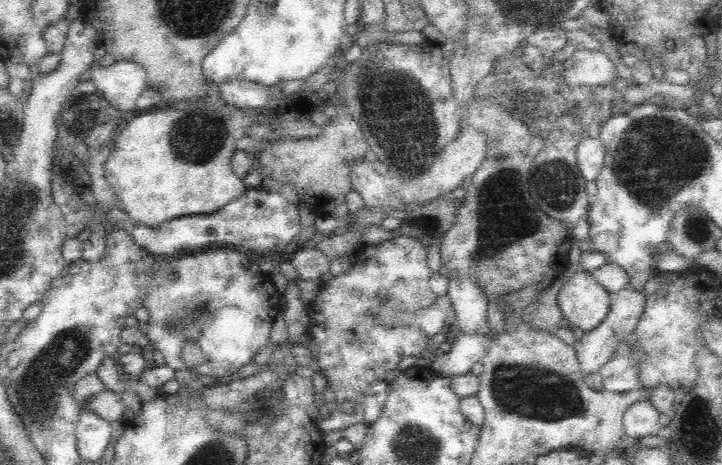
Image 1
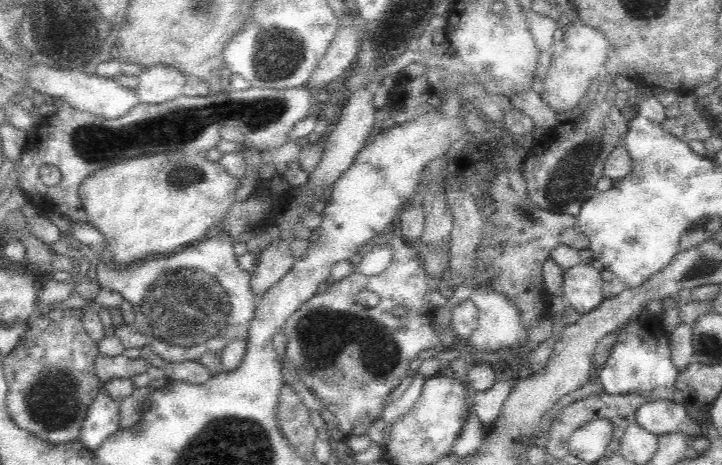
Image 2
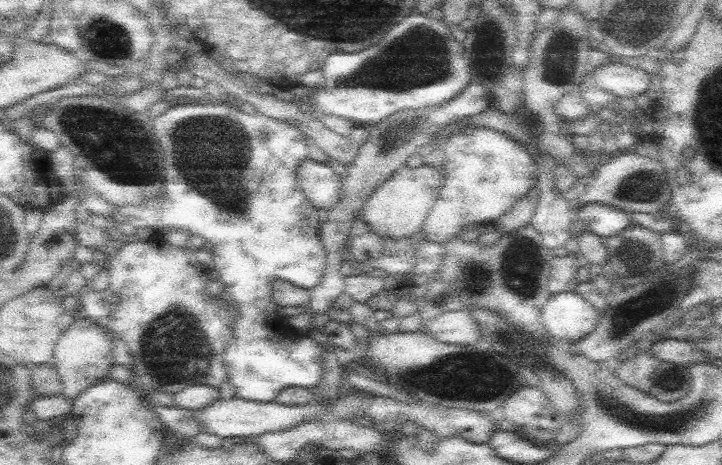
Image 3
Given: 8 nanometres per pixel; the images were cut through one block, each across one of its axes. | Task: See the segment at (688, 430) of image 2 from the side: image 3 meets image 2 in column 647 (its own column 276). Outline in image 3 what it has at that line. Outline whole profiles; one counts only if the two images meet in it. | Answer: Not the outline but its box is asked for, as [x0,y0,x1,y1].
[183,396,319,440]

